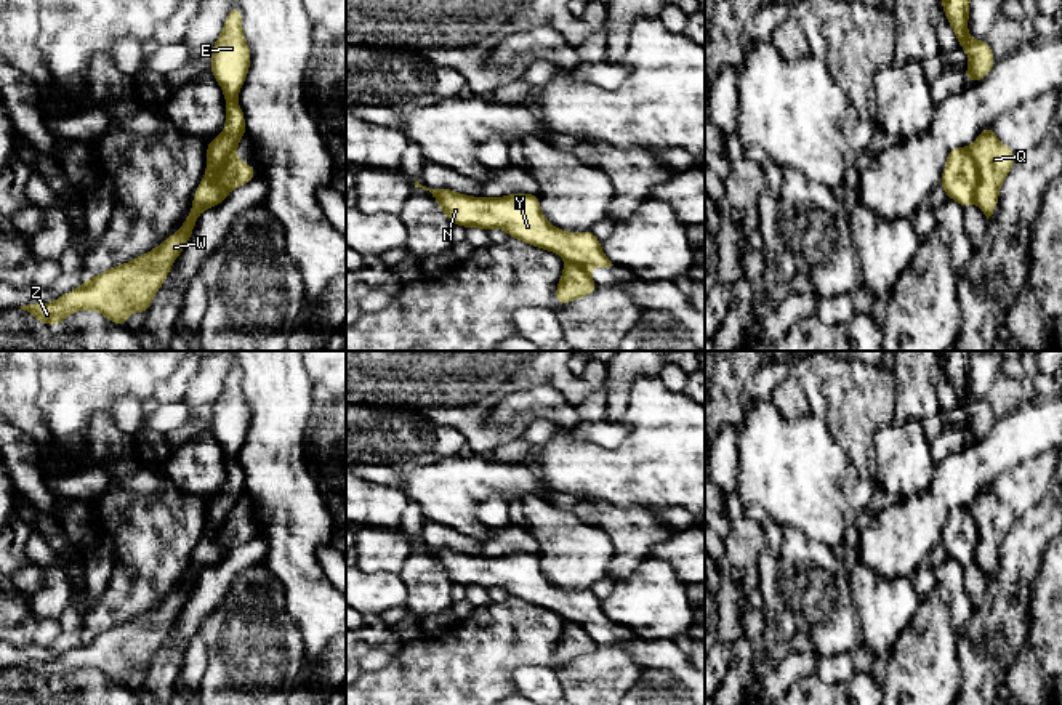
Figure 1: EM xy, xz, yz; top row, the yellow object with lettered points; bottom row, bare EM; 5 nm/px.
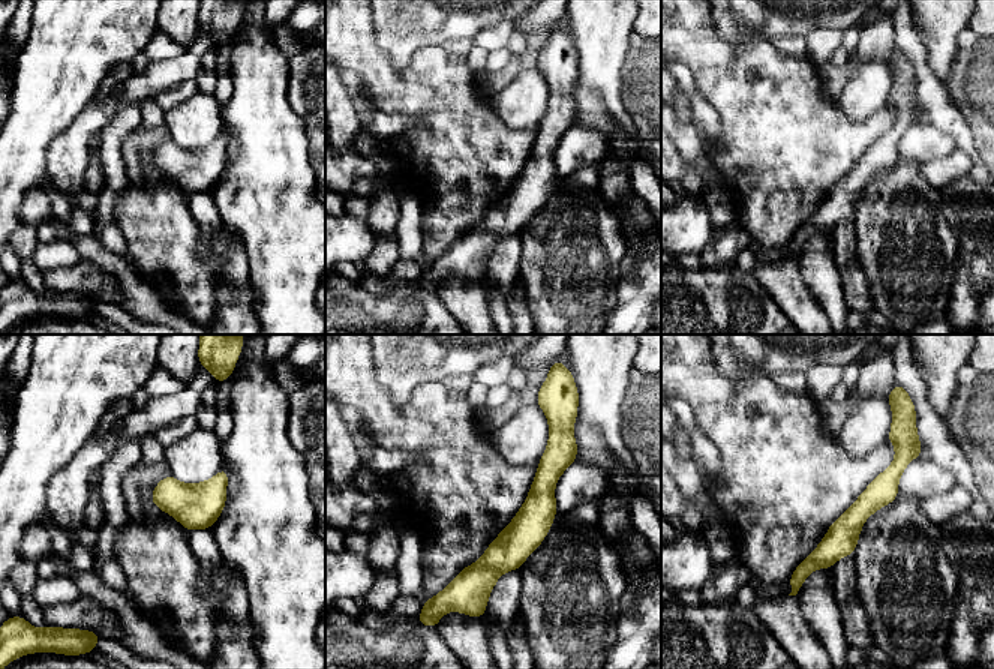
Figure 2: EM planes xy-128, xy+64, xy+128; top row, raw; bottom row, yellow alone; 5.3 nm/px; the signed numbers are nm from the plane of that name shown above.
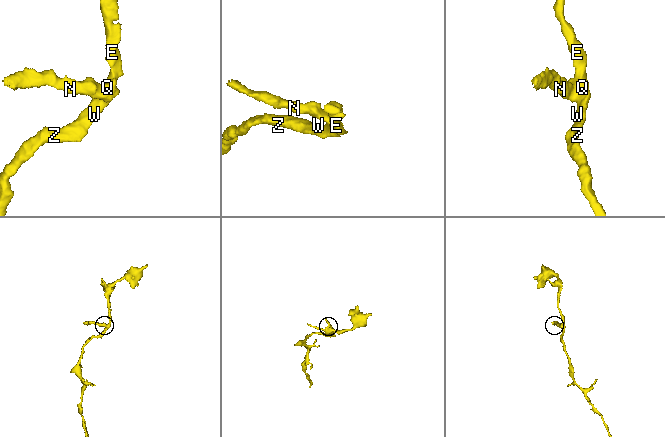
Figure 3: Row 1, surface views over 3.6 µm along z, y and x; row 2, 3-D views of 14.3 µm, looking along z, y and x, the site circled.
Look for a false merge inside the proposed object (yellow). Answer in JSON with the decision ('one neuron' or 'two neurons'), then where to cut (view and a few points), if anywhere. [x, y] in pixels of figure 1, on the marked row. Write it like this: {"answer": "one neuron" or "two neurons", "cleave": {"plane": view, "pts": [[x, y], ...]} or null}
{"answer": "two neurons", "cleave": {"plane": "xy", "pts": [[236, 143], [213, 175], [213, 180], [226, 193]]}}

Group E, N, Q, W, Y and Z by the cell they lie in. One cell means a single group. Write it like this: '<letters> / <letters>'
E Q W Z / N Y

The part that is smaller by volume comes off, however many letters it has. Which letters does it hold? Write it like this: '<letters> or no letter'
N, Y

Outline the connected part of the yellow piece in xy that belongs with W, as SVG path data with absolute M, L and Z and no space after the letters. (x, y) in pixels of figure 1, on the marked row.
M237 5L231 8L223 32L211 46L210 70L226 96L227 119L223 133L207 144L205 178L194 192L192 208L186 221L178 232L157 248L86 279L78 288L59 296L56 301L19 306L38 322L58 325L75 311L99 311L112 324L125 327L130 312L147 312L173 261L186 247L199 215L205 208L219 205L227 197L229 192L215 183L213 175L245 136L245 117L237 104L237 96L251 59L242 30L242 11Z

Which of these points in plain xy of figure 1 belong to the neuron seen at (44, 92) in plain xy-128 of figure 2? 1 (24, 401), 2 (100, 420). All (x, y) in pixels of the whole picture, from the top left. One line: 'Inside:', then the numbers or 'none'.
Inside: none

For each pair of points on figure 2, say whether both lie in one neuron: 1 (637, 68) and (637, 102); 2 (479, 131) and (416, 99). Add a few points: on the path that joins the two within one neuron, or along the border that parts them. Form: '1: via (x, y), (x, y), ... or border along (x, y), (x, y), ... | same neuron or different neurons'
1: via (637, 77), (637, 93) | same neuron
2: via (464, 131), (431, 101) | same neuron

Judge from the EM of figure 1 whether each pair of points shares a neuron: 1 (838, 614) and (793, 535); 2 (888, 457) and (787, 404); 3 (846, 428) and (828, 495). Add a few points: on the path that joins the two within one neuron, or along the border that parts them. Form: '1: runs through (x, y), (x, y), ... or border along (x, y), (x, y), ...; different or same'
1: runs through (822, 595), (803, 568), (798, 555); same
2: border along (894, 418), (883, 423), (875, 433), (873, 481); different
3: border along (830, 435), (849, 455); different

